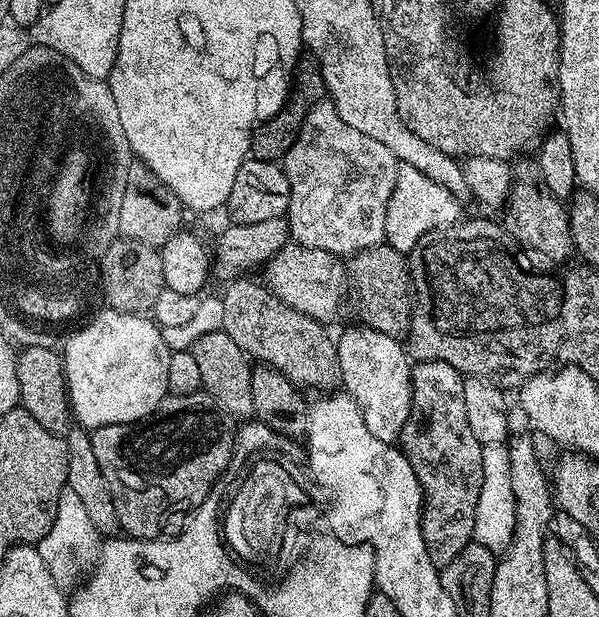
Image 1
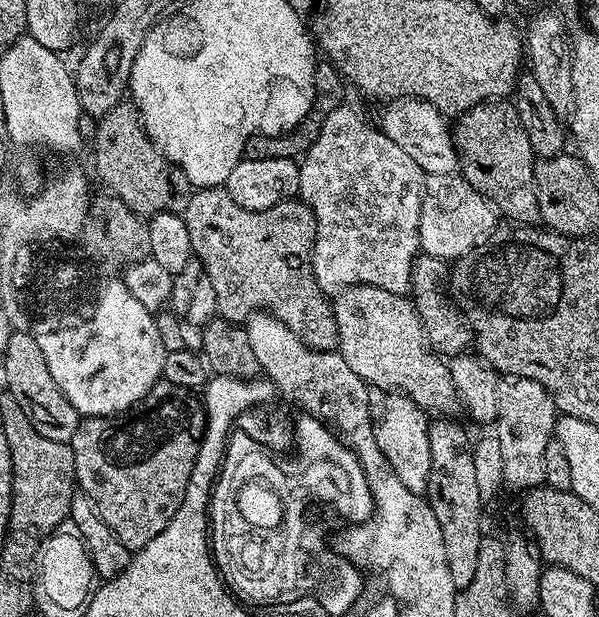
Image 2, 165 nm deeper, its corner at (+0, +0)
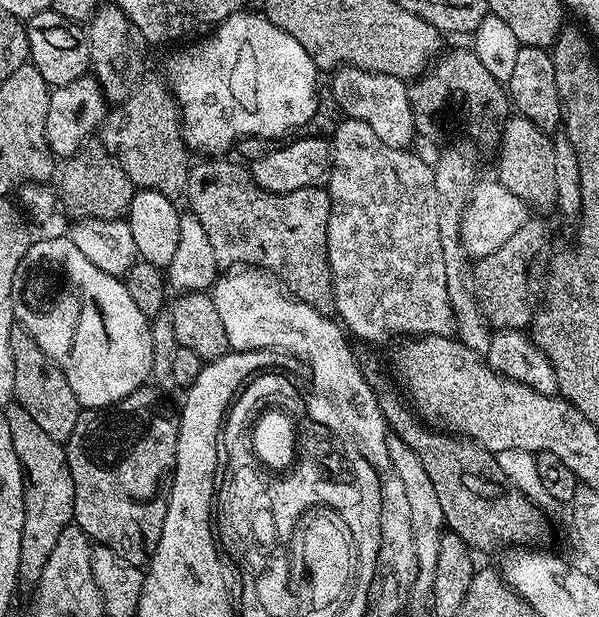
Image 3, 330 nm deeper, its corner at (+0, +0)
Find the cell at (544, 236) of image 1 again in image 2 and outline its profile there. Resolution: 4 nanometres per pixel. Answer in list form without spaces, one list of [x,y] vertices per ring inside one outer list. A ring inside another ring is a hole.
[[[511,99],[483,100],[478,106],[460,113],[454,120],[452,144],[456,148],[459,175],[470,186],[474,186],[474,190],[482,193],[501,217],[509,216],[512,219],[509,221],[520,226],[532,226],[540,220],[536,193],[538,157],[532,153],[530,138],[526,138],[526,126],[522,126],[522,118],[518,118],[518,110]]]

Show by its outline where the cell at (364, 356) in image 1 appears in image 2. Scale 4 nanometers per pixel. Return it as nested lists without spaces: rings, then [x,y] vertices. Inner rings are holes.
[[[398,392],[371,393],[372,425],[374,439],[378,441],[378,450],[386,454],[386,462],[394,466],[394,474],[408,487],[421,494],[428,491],[430,478],[430,434],[428,433],[429,417],[413,402],[409,396]]]

